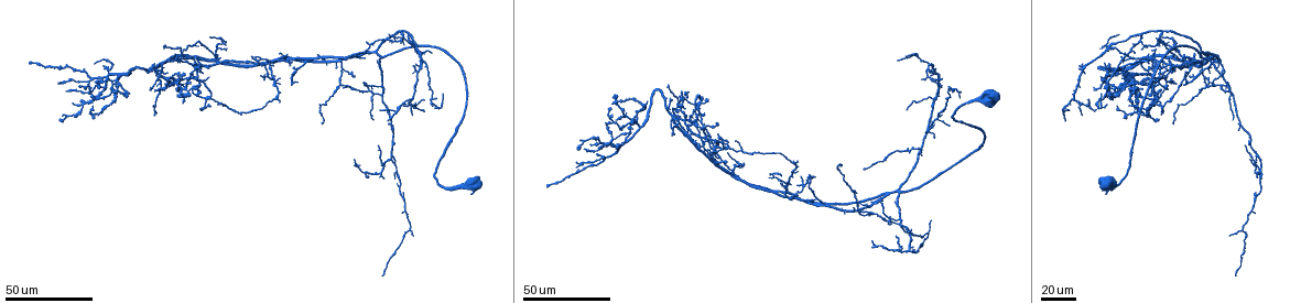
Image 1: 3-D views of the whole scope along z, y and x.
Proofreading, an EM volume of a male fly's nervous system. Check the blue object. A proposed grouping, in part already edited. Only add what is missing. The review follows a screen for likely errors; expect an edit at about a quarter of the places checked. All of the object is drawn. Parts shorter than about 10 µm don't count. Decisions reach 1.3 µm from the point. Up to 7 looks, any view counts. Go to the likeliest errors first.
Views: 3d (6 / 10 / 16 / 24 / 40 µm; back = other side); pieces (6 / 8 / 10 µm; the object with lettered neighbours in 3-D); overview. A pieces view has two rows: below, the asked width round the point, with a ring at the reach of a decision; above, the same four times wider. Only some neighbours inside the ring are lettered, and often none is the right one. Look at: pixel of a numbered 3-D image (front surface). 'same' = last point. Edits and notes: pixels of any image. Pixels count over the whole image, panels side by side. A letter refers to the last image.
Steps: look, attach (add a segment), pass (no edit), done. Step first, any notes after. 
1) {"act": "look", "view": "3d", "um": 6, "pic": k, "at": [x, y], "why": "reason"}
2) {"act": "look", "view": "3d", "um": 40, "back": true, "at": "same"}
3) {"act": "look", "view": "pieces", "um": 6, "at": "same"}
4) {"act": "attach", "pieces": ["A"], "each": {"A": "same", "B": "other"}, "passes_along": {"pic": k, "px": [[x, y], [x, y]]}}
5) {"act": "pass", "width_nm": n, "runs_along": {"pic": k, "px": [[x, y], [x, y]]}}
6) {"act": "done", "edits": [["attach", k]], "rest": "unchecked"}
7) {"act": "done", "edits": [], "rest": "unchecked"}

{"act": "look", "view": "3d", "um": 24, "pic": 1, "at": [94, 63], "why": "end of a long branch"}

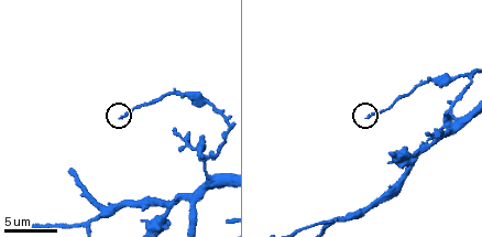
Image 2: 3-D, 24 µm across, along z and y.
{"act": "look", "view": "3d", "um": 6, "pic": 2, "at": [121, 119]}

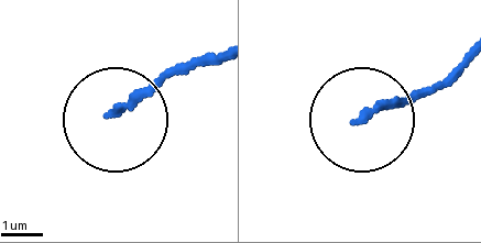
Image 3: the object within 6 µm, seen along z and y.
{"act": "look", "view": "pieces", "um": 8, "pic": 3, "at": [109, 112], "why": "see the neighbours"}

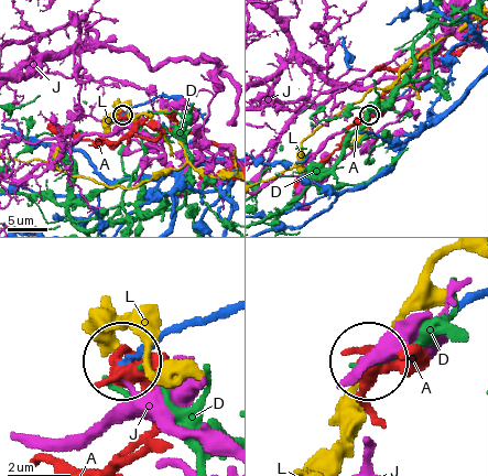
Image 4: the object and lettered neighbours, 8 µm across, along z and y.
{"act": "pass", "width_nm": 160, "each": {"A": "other", "D": "other", "J": "other", "L": "other"}, "runs_along": {"pic": 4, "px": [[210, 313], [126, 358]]}, "found": "none of them fits"}

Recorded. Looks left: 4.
{"act": "look", "view": "3d", "um": 40, "pic": 1, "at": [808, 173], "why": "free end"}

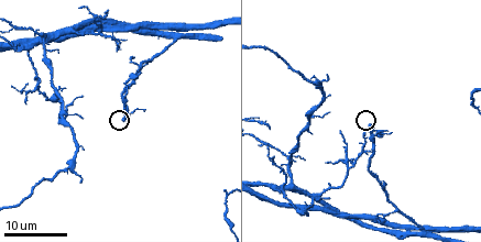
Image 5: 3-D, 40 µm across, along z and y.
{"act": "look", "view": "pieces", "um": 6, "pic": 5, "at": [370, 123], "why": "see the neighbours"}

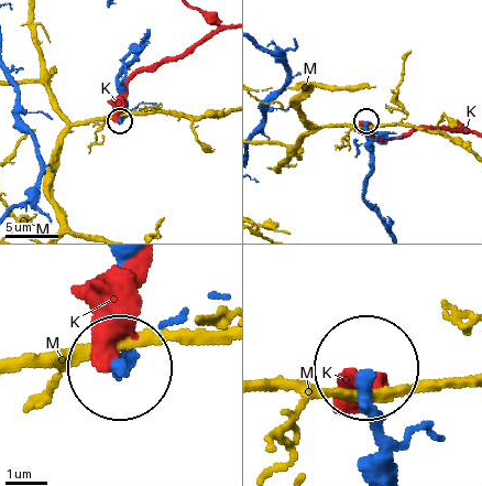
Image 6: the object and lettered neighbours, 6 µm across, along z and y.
{"act": "pass", "width_nm": 340, "each": {"K": "other", "M": "other"}, "runs_along": {"pic": 6, "px": [[387, 225], [363, 195], [369, 170], [367, 122]]}, "found": "no lettered segment goes on from it"}

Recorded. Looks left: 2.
{"act": "look", "view": "3d", "um": 24, "pic": 1, "at": [727, 155], "why": "long arm stops here"}

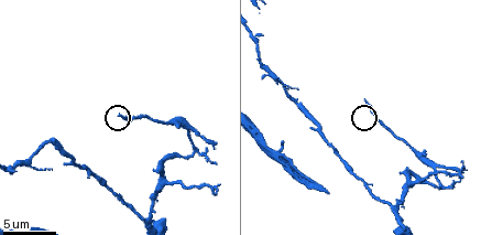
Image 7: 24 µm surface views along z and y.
{"act": "look", "view": "pieces", "um": 6, "pic": 7, "at": [366, 101]}

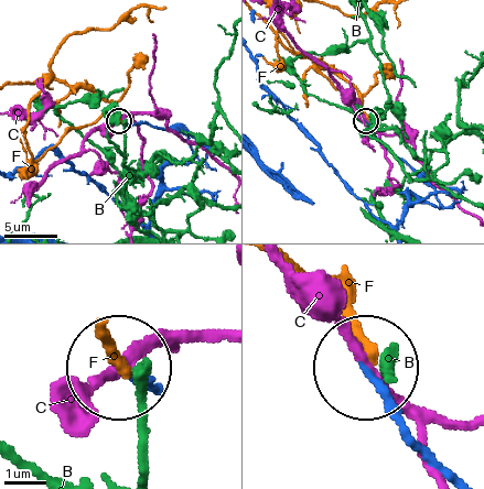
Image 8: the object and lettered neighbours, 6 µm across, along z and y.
{"act": "pass", "each": {"B": "other", "C": "other", "F": "other"}, "runs_along": {"pic": 8, "px": [[447, 467], [366, 376]]}, "found": "no lettered segment goes on from it"}

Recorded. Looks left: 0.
{"act": "done", "edits": [], "rest": "unchecked"}

